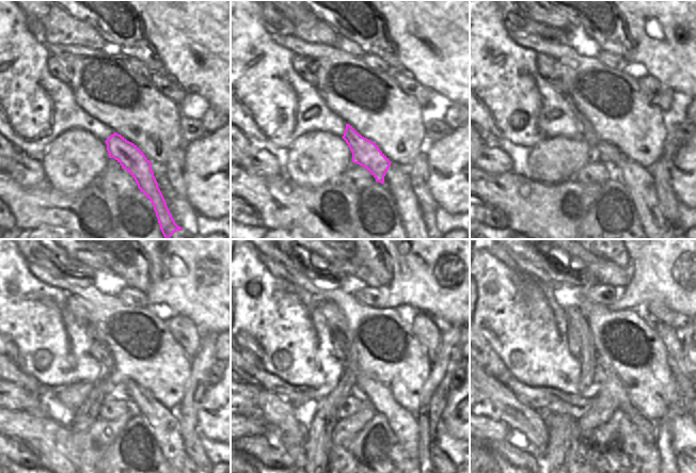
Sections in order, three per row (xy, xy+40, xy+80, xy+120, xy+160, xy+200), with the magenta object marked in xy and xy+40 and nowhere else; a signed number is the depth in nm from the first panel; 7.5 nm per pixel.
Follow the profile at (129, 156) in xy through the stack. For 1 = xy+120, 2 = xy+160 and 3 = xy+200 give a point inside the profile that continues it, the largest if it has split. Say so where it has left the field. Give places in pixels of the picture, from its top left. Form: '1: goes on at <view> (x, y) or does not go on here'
1: goes on at xy+120 (110, 383)
2: goes on at xy+160 (343, 349)
3: goes on at xy+200 (580, 341)

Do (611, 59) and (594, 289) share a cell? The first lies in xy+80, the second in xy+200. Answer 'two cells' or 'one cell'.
one cell

